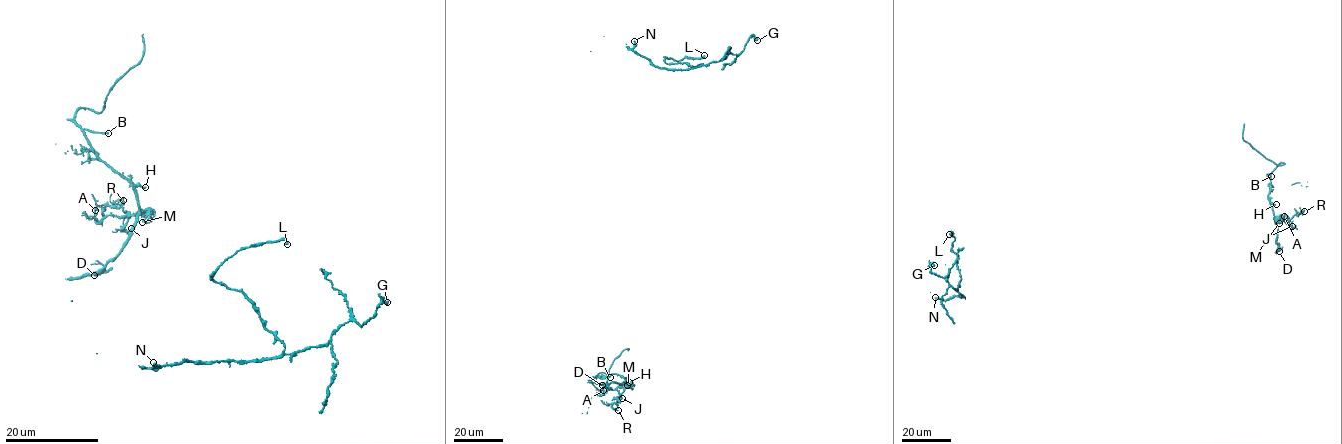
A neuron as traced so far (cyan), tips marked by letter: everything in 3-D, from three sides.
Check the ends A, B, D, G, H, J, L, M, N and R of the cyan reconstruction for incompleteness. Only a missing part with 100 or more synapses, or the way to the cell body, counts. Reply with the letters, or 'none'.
none

